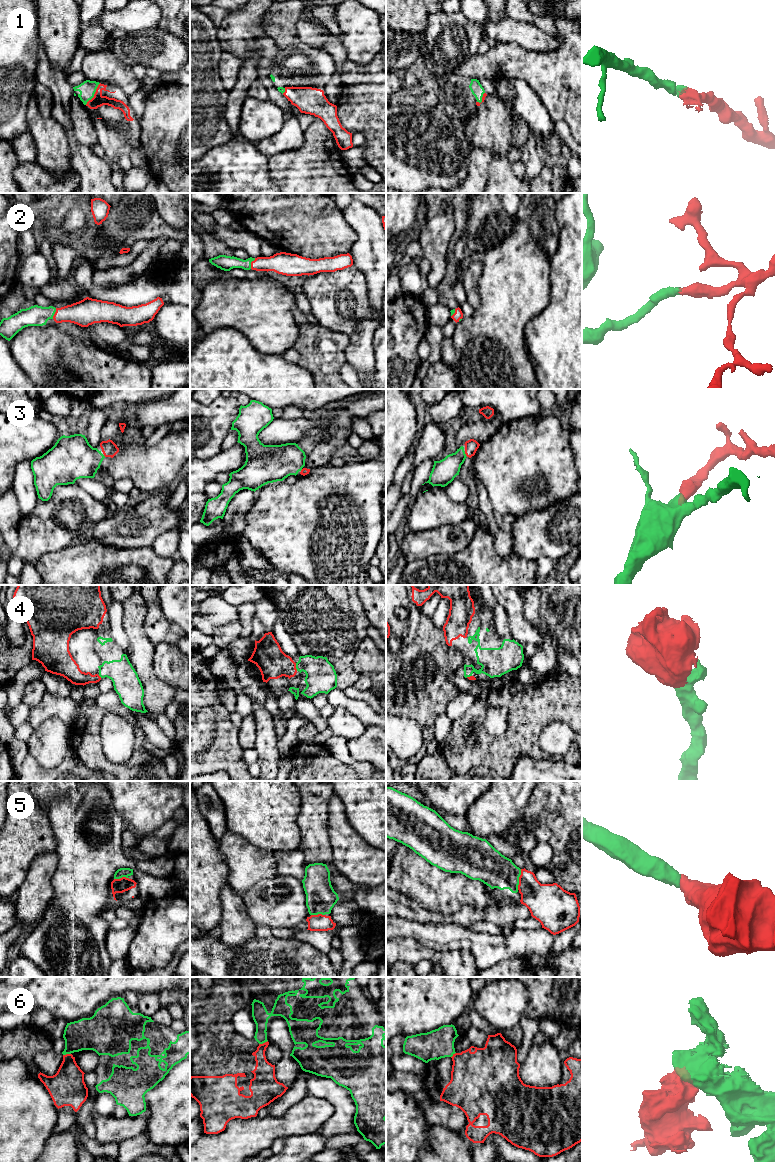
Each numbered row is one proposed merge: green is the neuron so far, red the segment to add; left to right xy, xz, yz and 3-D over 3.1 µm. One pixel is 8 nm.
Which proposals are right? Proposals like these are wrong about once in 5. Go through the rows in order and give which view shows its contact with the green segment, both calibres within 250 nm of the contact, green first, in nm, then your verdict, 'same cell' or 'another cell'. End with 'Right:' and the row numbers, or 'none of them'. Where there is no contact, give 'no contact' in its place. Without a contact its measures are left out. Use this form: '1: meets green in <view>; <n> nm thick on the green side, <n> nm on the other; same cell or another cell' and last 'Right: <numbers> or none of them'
1: meets green in xy; 140 nm thick on the green side, 100 nm on the other; same cell
2: meets green in xz; 120 nm thick on the green side, 170 nm on the other; same cell
3: meets green in yz; 190 nm thick on the green side, 110 nm on the other; same cell
4: meets green in xz; 240 nm thick on the green side, 240 nm on the other; same cell
5: meets green in yz; 280 nm thick on the green side, 260 nm on the other; same cell
6: meets green in xz; 130 nm thick on the green side, 180 nm on the other; another cell
Right: 1, 2, 3, 4, 5

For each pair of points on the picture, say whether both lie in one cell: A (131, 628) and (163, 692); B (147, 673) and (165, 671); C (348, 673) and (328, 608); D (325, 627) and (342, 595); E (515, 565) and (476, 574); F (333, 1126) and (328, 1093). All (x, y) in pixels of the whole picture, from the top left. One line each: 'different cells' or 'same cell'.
A: same cell
B: different cells
C: same cell
D: same cell
E: same cell
F: same cell

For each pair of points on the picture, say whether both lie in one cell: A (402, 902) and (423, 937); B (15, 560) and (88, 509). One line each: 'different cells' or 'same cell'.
A: different cells
B: same cell

